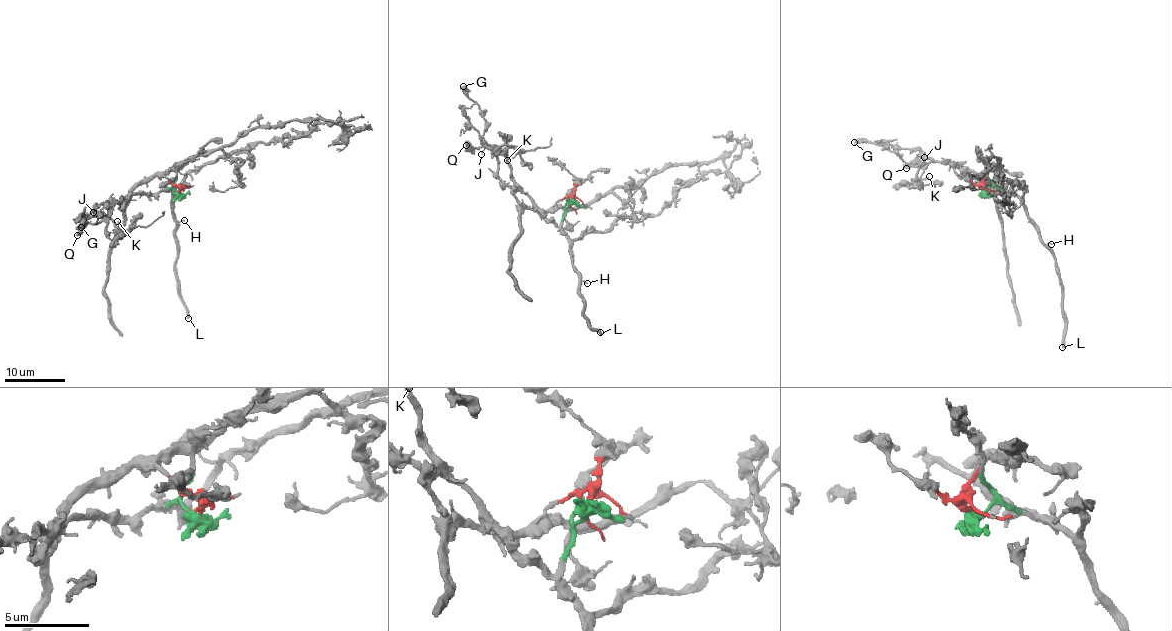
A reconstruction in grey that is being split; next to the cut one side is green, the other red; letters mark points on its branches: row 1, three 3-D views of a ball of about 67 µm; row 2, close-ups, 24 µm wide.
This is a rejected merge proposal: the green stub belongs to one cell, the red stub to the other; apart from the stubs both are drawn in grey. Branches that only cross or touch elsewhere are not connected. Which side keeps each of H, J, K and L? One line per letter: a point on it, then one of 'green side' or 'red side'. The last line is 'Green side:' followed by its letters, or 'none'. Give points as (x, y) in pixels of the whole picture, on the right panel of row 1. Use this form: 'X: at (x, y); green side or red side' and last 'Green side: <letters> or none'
H: at (1051, 244); green side
J: at (924, 157); green side
K: at (929, 176); red side
L: at (1062, 347); green side
Green side: H, J, L

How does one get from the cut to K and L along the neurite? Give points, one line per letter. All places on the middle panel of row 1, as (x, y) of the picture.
K: (569, 203), (570, 197), (548, 209), (531, 210), (520, 205), (498, 176), (497, 155), (505, 152), (507, 160)
L: (569, 203), (562, 219), (562, 232), (569, 240), (571, 260), (578, 273), (585, 320), (591, 329), (600, 332)

